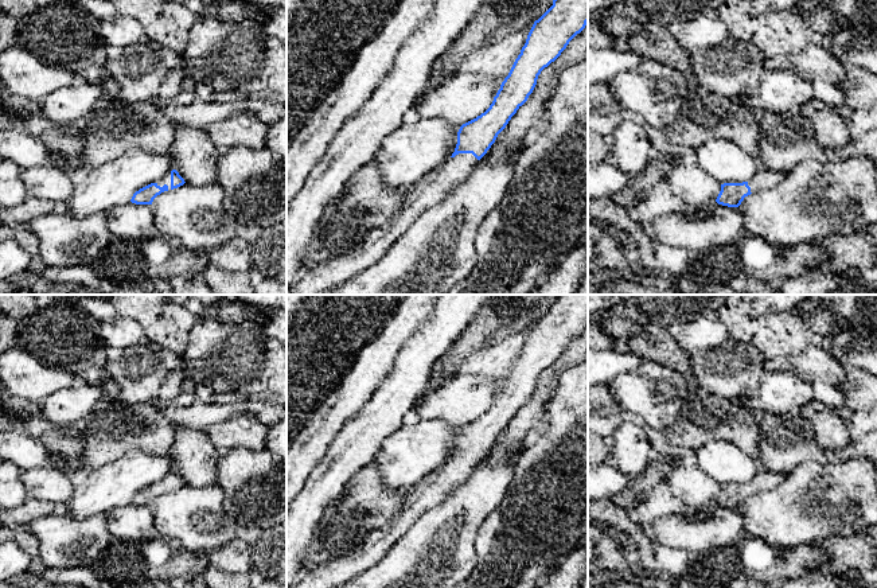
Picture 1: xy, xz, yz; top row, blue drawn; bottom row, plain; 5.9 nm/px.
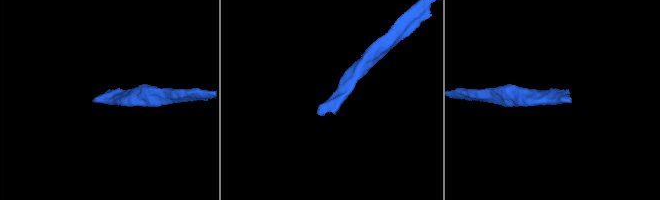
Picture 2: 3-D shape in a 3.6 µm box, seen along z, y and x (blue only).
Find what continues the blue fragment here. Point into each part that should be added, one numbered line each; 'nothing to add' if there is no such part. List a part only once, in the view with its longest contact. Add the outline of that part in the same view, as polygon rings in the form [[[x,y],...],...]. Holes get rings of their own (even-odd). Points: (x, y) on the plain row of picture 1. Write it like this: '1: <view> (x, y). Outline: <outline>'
1: xy (166, 481). Outline: [[[171,471],[172,472],[172,471]],[[171,472],[165,474],[156,484],[157,487],[163,488],[164,486],[168,487],[168,491],[171,491]]]

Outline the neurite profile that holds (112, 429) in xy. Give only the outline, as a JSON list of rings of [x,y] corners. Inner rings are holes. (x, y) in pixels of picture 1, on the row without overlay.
[[[101,400],[97,406],[77,425],[85,436],[85,449],[75,478],[85,476],[108,466],[133,451],[149,455],[168,455],[180,427],[168,420],[163,409],[152,404],[126,405],[120,400]]]

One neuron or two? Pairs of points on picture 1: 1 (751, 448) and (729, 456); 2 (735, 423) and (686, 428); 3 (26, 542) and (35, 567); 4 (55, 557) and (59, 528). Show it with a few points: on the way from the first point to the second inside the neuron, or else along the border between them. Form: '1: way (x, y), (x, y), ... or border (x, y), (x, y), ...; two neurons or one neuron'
1: border (714, 439), (725, 439), (733, 443), (760, 468); two neurons
2: way (722, 423), (698, 424); one neuron
3: way (31, 548), (35, 561); one neuron
4: way (55, 550), (59, 545), (59, 534); one neuron

